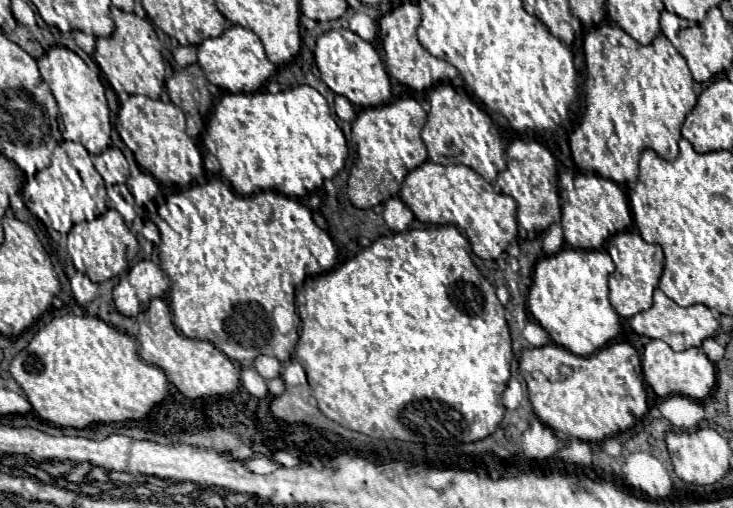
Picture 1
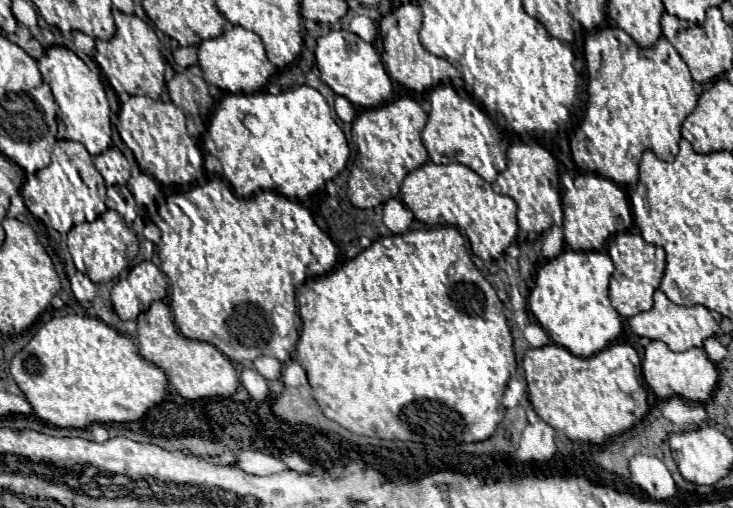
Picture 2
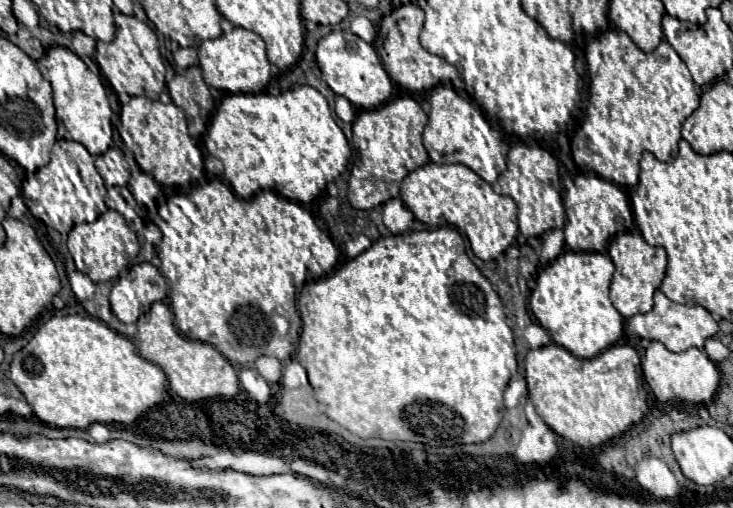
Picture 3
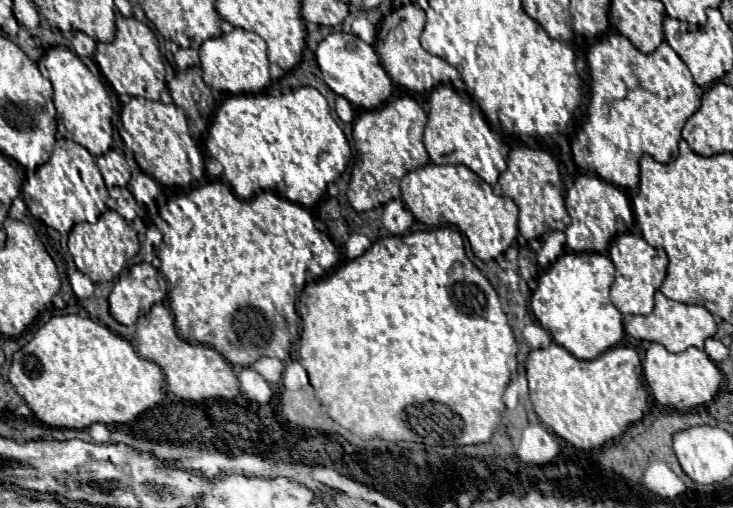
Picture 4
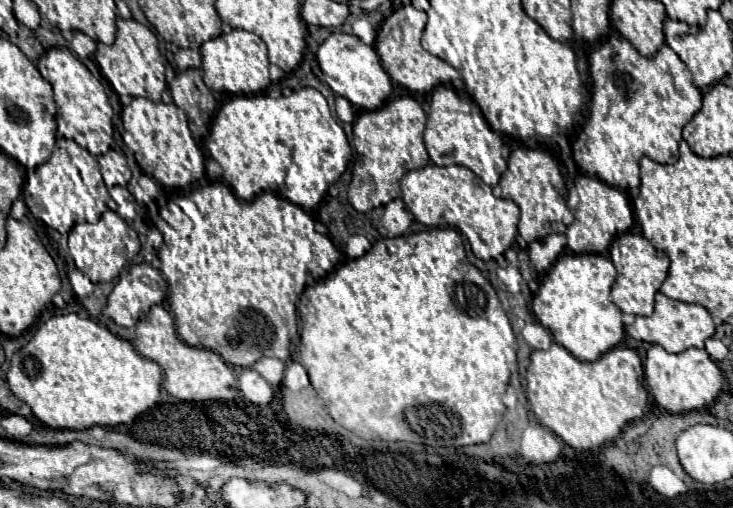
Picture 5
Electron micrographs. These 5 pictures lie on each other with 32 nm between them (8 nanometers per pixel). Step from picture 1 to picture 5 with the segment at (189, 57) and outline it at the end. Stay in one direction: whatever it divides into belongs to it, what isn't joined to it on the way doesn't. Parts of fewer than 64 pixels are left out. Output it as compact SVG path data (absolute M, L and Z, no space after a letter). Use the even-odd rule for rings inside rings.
M178 50L174 54L174 60L176 60L176 66L180 70L188 70L188 68L200 68L202 60L200 60L200 52L196 50Z

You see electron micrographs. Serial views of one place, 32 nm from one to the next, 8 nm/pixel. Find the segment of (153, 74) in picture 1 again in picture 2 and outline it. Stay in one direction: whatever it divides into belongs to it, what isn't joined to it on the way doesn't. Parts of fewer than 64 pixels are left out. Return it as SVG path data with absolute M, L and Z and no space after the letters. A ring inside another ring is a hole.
M112 10L116 22L116 34L112 40L96 40L94 60L98 62L102 74L117 92L127 92L130 96L148 96L152 100L160 98L160 92L165 90L166 81L165 60L160 52L160 42L156 32L138 16L124 14L120 10Z

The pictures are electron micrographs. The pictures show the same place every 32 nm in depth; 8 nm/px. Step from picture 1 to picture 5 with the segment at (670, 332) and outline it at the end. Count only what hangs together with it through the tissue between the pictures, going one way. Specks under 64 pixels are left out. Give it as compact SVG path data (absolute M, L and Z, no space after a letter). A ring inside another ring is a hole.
M662 292L656 294L656 306L652 316L634 316L634 320L626 326L626 332L636 338L650 344L662 346L666 352L678 354L686 352L688 348L704 348L704 340L714 334L714 322L710 312L700 304L686 304L672 300L664 296Z

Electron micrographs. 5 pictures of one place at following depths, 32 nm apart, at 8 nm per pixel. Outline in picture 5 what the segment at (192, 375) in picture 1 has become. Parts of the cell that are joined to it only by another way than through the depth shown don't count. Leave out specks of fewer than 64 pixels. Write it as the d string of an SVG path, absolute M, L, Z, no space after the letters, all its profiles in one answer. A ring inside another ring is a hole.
M152 306L146 318L135 326L133 345L144 358L156 362L164 370L164 390L178 400L188 402L210 402L210 400L232 400L238 394L236 376L222 358L210 350L192 348L176 336L174 320L164 306Z

